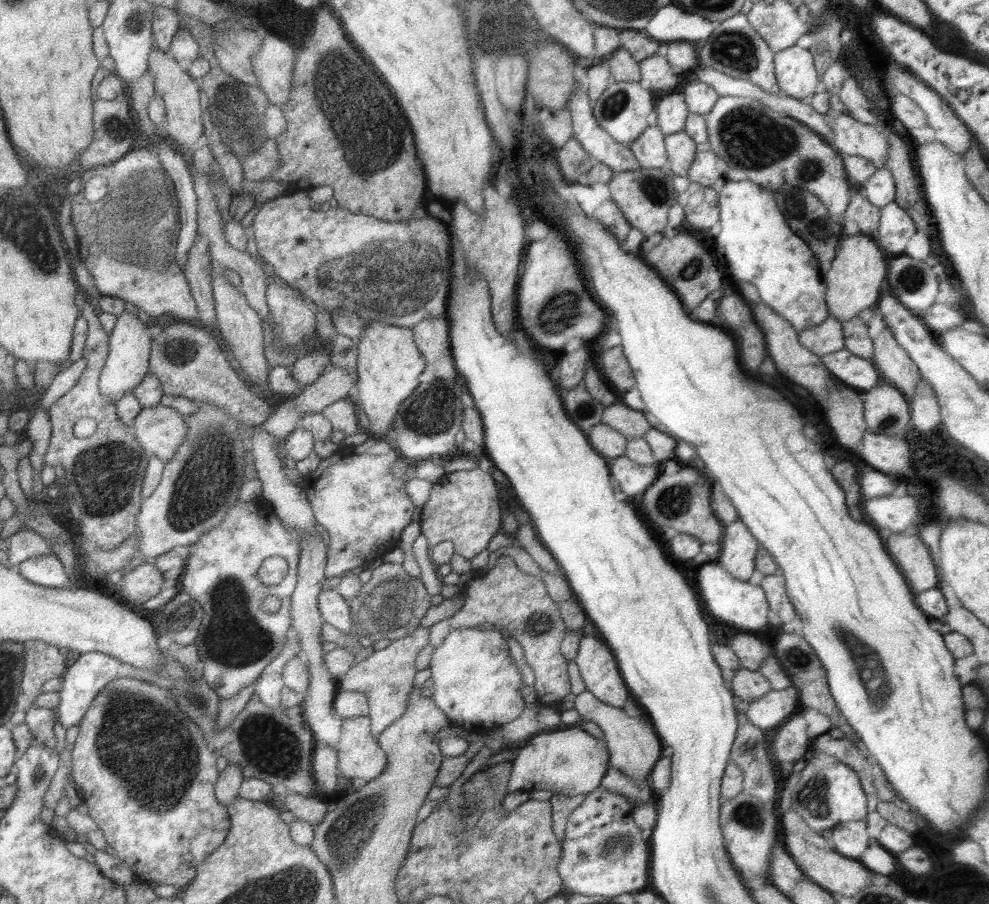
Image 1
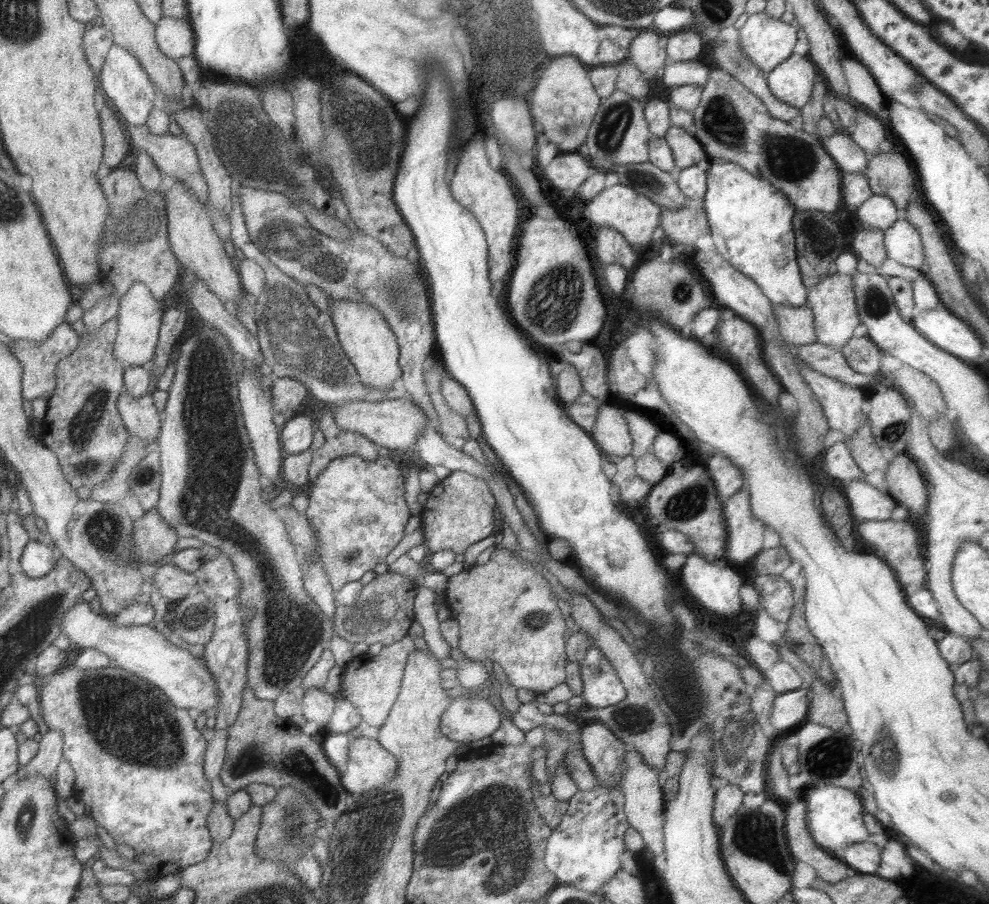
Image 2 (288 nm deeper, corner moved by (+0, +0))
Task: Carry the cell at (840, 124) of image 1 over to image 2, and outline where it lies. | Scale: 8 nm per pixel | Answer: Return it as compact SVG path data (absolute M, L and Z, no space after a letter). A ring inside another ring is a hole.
M893 150L891 154L879 152L867 158L869 162L865 176L869 180L871 192L879 196L887 196L889 200L893 200L899 214L905 214L909 202L915 196L911 168L905 162L907 154Z

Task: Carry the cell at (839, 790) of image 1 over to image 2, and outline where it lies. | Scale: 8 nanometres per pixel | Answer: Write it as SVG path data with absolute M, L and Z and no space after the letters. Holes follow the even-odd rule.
M815 786L809 788L807 794L801 796L801 800L807 804L807 828L813 836L813 842L833 854L839 862L843 862L841 852L845 852L847 846L867 842L869 834L865 830L863 822L863 802L855 790L847 790L841 786Z

